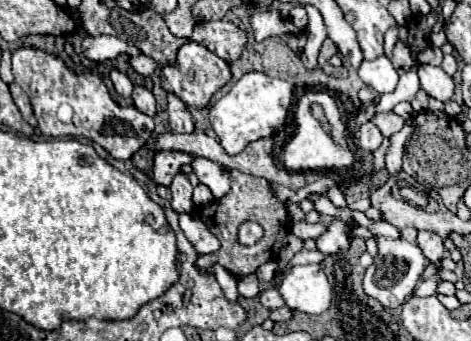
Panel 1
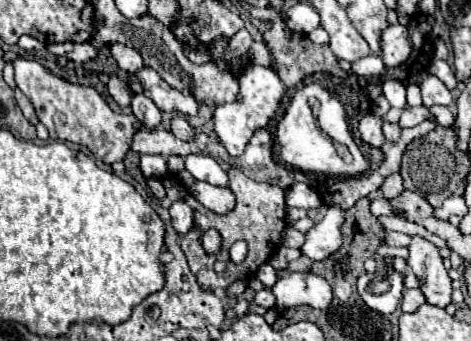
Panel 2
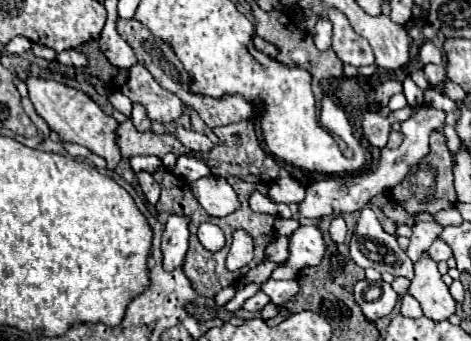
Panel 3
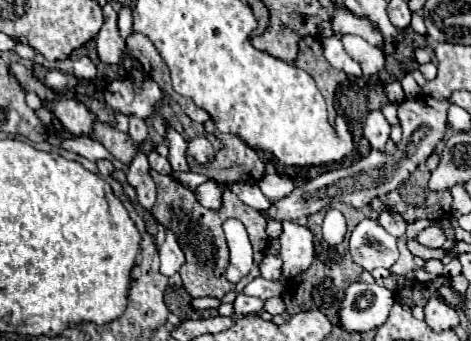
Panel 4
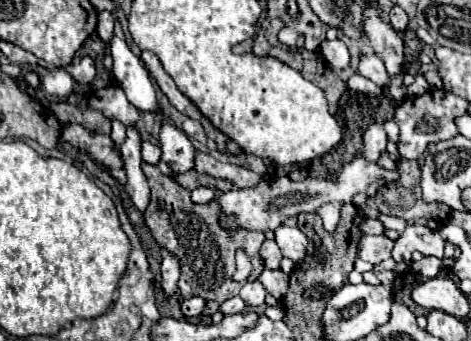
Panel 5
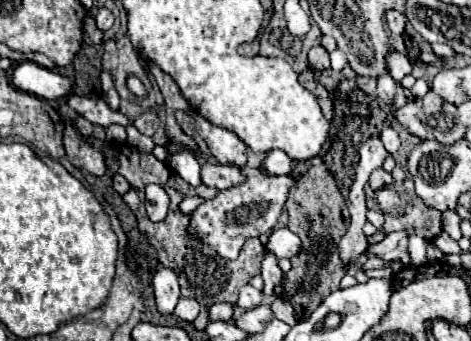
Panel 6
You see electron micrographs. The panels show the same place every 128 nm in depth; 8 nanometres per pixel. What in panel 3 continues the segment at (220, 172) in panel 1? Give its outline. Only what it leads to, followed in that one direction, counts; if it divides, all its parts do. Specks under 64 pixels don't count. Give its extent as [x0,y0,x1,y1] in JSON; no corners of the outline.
[174,156,210,182]

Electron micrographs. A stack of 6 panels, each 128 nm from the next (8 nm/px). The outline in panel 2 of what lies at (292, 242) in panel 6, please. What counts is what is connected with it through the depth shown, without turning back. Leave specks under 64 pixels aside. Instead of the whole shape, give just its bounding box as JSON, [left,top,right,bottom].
[256,208,344,286]

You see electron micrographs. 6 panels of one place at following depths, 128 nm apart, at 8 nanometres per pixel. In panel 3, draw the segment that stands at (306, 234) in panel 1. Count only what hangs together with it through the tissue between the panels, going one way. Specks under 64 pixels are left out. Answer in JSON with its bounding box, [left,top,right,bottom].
[266,236,288,264]

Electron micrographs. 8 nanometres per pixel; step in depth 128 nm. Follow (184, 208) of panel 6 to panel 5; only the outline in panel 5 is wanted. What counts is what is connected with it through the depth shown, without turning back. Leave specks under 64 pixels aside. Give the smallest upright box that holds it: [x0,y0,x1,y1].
[192,188,216,204]

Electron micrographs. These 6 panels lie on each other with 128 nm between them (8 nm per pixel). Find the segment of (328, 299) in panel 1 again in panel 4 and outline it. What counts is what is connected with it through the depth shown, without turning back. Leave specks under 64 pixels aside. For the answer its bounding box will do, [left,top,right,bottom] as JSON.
[244,278,282,300]

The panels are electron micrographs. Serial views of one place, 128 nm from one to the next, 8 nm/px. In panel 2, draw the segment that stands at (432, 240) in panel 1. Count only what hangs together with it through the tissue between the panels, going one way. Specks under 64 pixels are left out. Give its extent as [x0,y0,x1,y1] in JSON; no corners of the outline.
[408,236,452,308]

